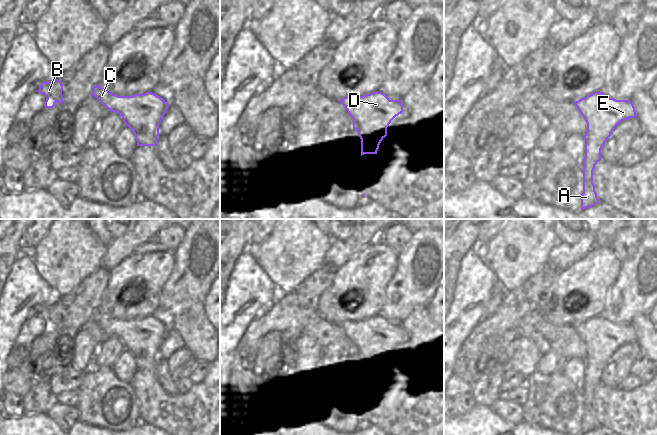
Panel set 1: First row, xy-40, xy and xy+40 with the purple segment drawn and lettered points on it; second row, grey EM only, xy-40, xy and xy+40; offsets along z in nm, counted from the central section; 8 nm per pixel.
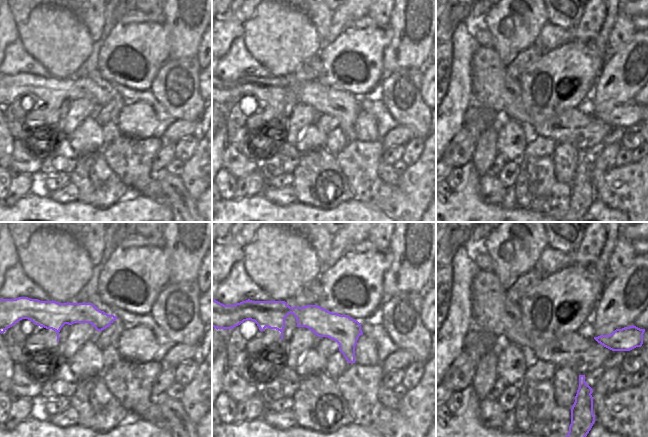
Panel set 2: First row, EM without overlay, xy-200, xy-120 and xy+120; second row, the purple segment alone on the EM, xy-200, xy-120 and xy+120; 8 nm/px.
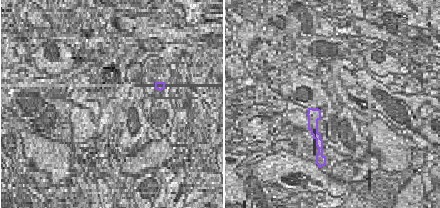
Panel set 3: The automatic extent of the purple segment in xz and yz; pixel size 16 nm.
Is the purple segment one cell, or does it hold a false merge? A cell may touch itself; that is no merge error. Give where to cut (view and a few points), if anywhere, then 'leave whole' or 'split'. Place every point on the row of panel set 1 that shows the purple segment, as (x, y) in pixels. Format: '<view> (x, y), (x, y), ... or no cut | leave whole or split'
no cut | leave whole

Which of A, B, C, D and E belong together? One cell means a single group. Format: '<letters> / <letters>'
A B C D E

